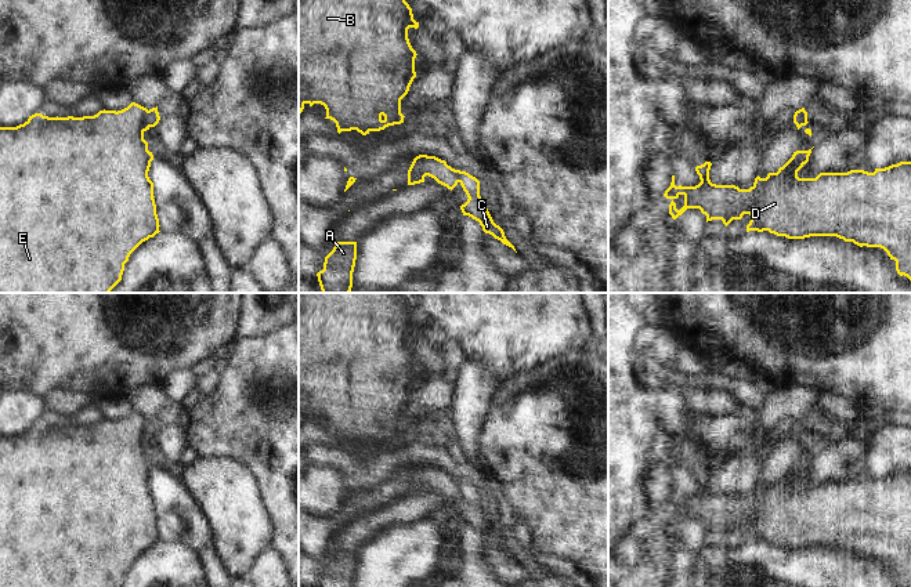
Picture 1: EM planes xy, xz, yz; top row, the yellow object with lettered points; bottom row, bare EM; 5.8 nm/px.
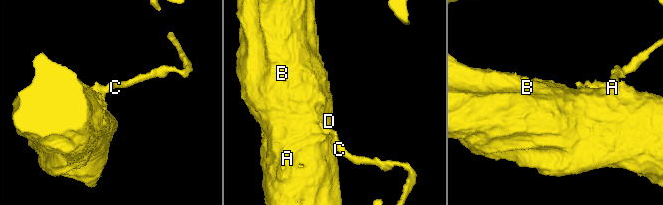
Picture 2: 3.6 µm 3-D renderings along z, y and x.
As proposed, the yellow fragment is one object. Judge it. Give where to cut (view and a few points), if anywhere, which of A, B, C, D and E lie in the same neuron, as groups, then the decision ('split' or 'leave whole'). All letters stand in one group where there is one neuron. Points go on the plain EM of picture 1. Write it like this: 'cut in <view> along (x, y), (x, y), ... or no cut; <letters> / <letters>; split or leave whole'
cut in xy along (147, 420), (147, 431), (151, 435); A B D E / C; split

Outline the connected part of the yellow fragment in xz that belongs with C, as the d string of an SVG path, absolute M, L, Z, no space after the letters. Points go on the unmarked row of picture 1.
M456 481L458 490L469 507L467 511L460 515L463 525L469 525L478 530L485 543L492 544L495 548L500 550L503 554L516 561L514 555L506 548L503 539L494 532L487 515L484 514L480 506L480 490L466 481Z

